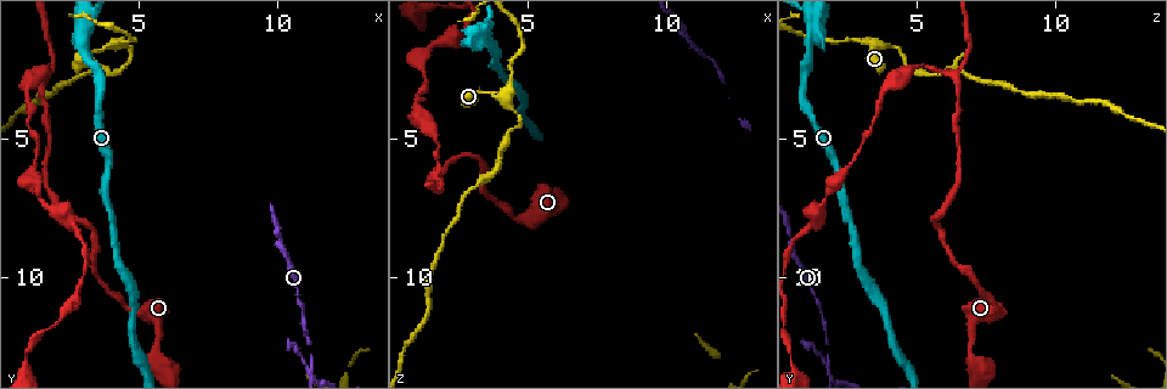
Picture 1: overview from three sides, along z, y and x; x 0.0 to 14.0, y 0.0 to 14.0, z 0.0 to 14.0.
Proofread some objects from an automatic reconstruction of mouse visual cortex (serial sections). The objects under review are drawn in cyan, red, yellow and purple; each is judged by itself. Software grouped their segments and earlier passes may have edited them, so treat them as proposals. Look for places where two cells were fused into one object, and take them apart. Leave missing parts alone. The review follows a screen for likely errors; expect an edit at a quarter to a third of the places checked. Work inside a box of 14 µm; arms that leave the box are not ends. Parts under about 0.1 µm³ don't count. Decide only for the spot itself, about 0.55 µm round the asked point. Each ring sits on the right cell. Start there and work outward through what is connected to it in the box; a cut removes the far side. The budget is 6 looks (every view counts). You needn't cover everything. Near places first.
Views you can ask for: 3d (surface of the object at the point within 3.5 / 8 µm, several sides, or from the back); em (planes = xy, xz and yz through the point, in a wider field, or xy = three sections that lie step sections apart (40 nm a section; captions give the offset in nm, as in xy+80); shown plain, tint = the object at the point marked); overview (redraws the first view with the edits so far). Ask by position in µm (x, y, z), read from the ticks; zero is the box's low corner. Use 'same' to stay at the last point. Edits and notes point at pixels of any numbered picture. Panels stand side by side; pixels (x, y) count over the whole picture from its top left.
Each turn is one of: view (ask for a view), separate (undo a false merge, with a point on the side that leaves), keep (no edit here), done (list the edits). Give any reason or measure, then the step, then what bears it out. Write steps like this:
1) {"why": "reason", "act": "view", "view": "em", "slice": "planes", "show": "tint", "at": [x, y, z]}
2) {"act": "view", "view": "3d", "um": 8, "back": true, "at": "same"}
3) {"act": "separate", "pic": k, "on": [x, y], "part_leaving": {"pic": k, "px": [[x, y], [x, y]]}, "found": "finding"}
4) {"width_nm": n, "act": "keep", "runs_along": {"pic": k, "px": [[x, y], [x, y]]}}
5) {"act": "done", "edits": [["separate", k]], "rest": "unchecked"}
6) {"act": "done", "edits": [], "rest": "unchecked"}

{"why": "thin neck", "act": "view", "view": "3d", "um": 3.5, "at": [11.2, 12.9, 1.8]}

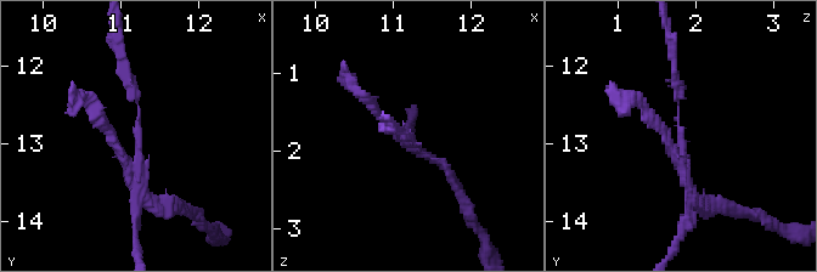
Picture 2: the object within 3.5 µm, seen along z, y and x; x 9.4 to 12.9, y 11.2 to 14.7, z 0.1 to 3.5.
{"act": "view", "view": "em", "slice": "xy", "step": 3, "show": "tint", "at": [11.25, 12.90, 1.80]}

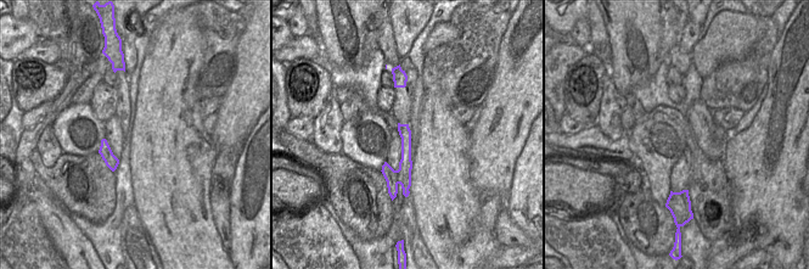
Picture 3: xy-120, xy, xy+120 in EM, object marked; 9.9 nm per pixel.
{"act": "separate", "pic": 2, "on": [108, 130], "part_leaving": {"pic": 2, "px": [[129, 160], [73, 90]]}, "found": "two cells meet here"}

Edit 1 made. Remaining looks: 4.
{"act": "view", "view": "overview"}

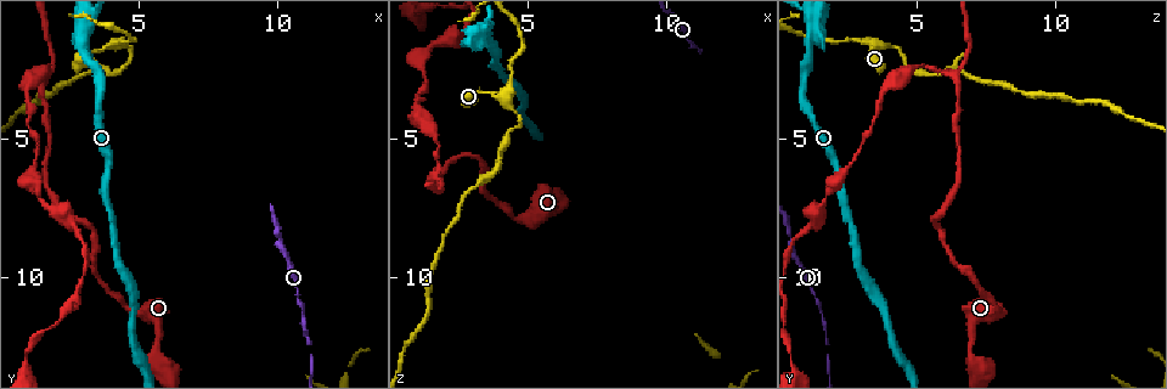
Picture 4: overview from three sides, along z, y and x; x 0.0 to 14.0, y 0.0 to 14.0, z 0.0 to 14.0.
{"why": "sharp bend", "act": "view", "view": "3d", "um": 3.5, "back": true, "at": [1.5, 2.8, 6.5]}

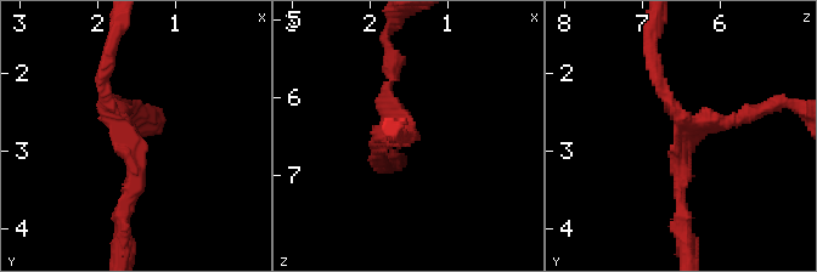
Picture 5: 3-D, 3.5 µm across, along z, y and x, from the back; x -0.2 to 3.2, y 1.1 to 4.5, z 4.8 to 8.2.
{"arms": 3, "arm_widths_nm": [150, 150, 150], "why": "shape alone is not enough", "act": "view", "view": "em", "slice": "xy", "step": 1, "show": "tint", "at": [1.55, 2.85, 6.50]}

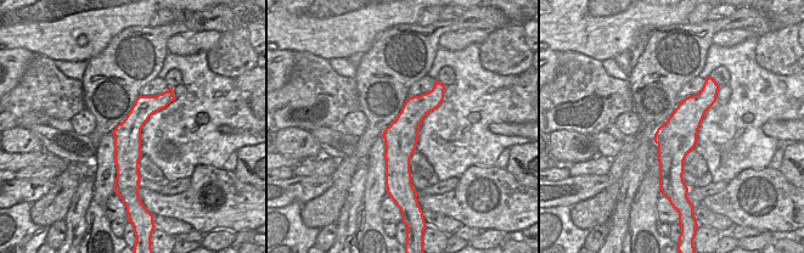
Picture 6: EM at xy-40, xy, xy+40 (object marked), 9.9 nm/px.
{"act": "keep", "runs_along": {"pic": 6, "px": [[707, 85], [675, 138], [668, 179]]}, "found": "continuous, no second cell"}

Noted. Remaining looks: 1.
{"act": "done", "edits": [["separate", 2]], "rest": "unchecked"}

